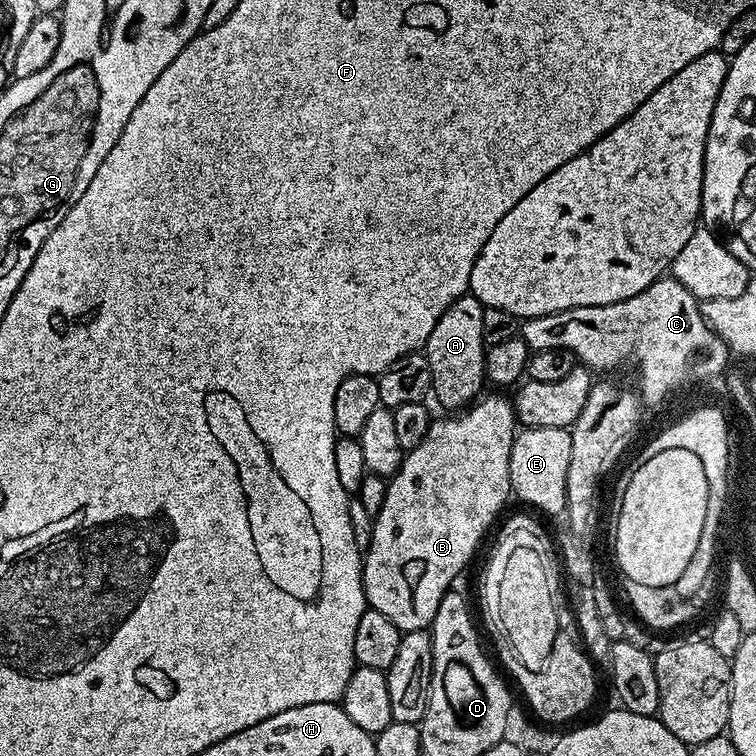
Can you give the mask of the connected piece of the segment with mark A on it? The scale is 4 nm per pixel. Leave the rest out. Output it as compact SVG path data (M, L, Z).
M471 294L460 296L445 310L442 318L438 318L438 326L430 330L430 338L423 346L424 357L430 362L432 396L444 410L463 410L485 391L486 345L482 334L484 309L478 297Z

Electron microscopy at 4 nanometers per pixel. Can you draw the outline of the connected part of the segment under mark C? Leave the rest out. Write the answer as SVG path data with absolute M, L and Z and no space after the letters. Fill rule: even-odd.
M661 278L646 286L642 294L634 294L634 298L626 298L622 302L606 306L578 306L549 316L525 319L519 325L518 332L532 352L551 348L566 350L571 352L583 367L596 374L612 372L615 368L633 364L637 374L640 375L640 392L644 395L645 402L660 404L671 392L676 392L679 388L694 383L695 380L708 380L729 367L729 346L704 320L700 303L694 294L690 294L690 290L686 290L686 286L682 286L682 282Z

